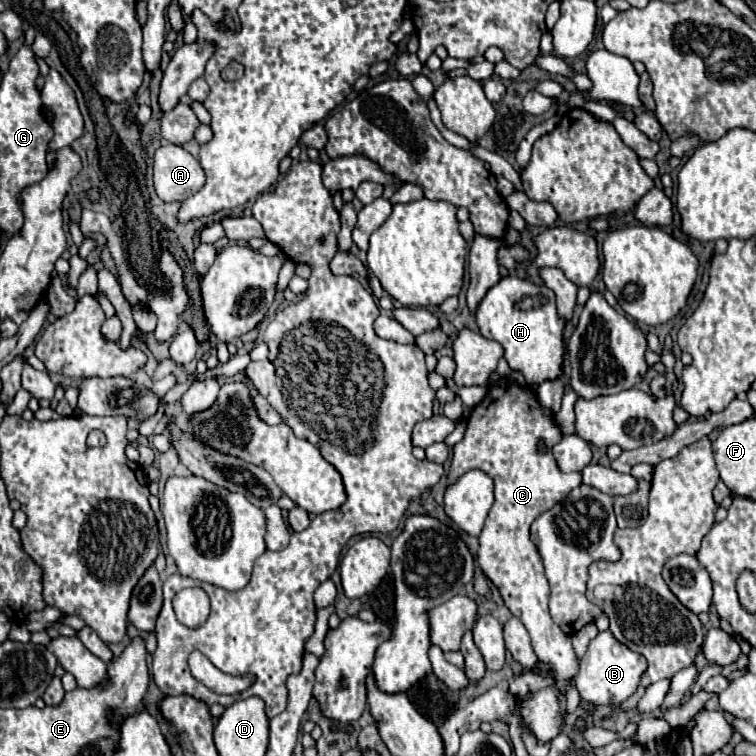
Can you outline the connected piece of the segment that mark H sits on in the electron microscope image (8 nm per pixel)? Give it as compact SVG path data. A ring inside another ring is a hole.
M503 277L481 301L475 313L475 321L483 337L503 345L509 367L523 373L527 383L539 385L563 375L563 335L567 321L557 313L555 293L551 289L521 277Z

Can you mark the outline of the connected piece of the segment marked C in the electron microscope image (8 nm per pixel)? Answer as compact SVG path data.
M515 383L491 385L489 387L487 397L479 405L475 405L473 411L471 411L471 417L467 421L465 437L453 447L449 483L453 483L457 477L461 477L467 469L483 469L485 473L489 473L489 477L493 477L493 481L495 481L495 503L491 507L489 517L485 521L485 527L479 535L479 565L481 565L483 573L497 585L497 589L499 589L505 605L511 609L511 613L515 617L519 617L523 621L523 625L527 627L537 657L541 661L551 663L551 667L555 671L555 677L557 677L557 687L563 693L563 687L565 687L567 679L575 677L575 673L579 669L577 667L579 663L577 663L573 647L571 647L571 637L567 633L563 633L559 629L559 625L555 625L555 621L549 615L549 585L547 585L547 579L545 579L543 561L539 557L539 551L529 537L529 527L531 527L531 523L535 521L537 515L551 509L573 487L581 485L581 475L579 473L563 473L559 469L555 457L551 455L551 451L539 453L539 441L543 441L551 449L555 445L555 441L561 439L561 431L557 429L553 417L549 413L543 413L539 403L535 401L535 393L531 393L527 389L529 389L527 385L519 387Z

